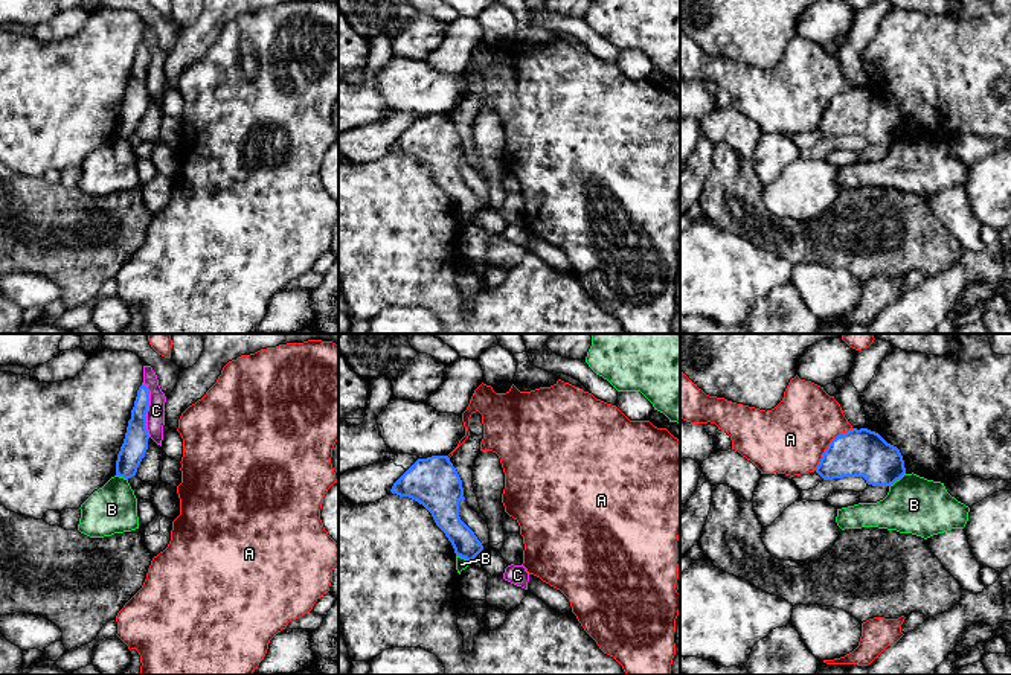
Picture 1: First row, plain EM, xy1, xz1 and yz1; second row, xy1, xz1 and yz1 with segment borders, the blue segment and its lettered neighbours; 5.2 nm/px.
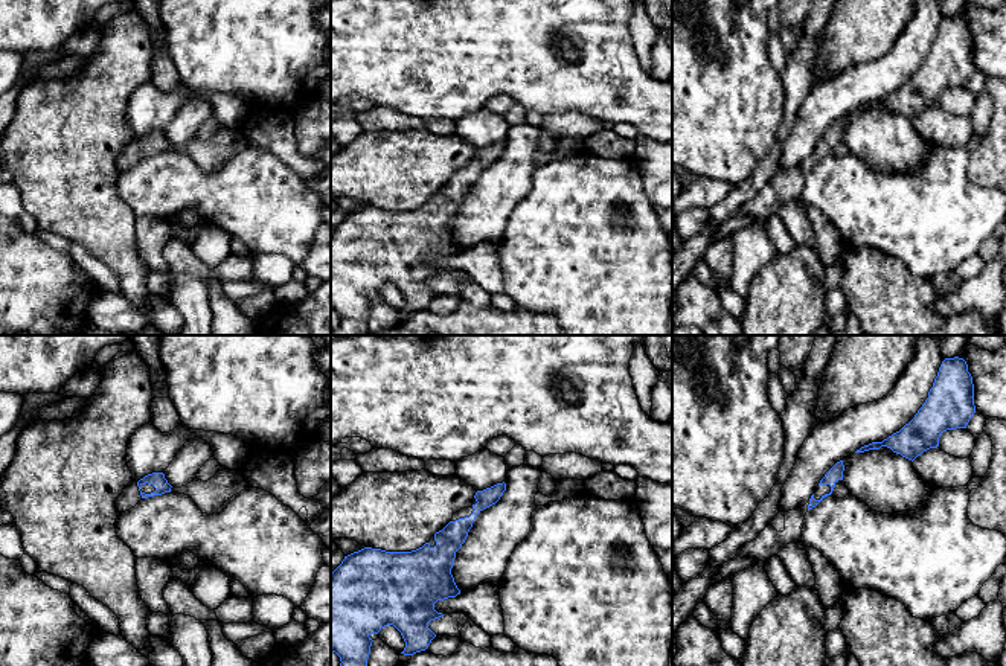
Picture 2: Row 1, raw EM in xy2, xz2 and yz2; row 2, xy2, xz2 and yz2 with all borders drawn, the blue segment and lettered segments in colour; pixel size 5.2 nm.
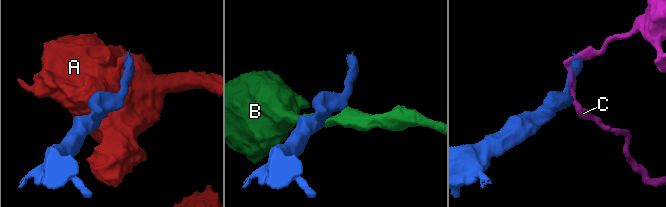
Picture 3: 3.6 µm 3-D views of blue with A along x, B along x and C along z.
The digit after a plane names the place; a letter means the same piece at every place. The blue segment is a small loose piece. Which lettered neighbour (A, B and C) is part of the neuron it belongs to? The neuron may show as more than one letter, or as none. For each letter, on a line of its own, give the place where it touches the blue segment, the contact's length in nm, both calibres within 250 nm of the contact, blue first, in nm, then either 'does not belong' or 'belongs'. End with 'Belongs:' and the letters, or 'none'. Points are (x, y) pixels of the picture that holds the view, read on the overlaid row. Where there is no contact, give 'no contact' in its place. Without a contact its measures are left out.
A: meets blue in yz1 at (828, 445); contact 300 nm long; 260 nm thick on the blue side, 380 nm on the other; does not belong
B: meets blue in yz1 at (897, 479); contact 120 nm long; 260 nm thick on the blue side, 300 nm on the other; does not belong
C: meets blue in xy1 at (147, 410); contact 300 nm long; 130 nm thick on the blue side, 100 nm on the other; does not belong
Belongs: none

